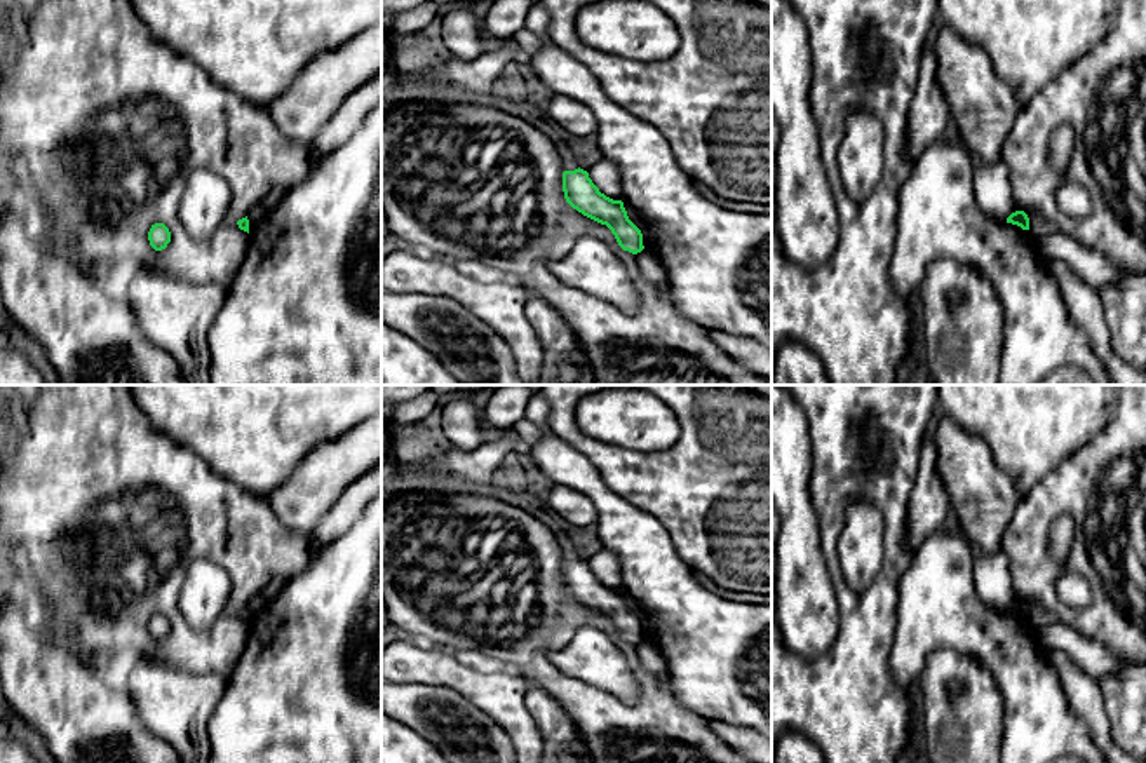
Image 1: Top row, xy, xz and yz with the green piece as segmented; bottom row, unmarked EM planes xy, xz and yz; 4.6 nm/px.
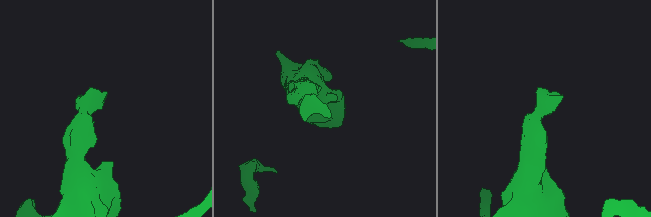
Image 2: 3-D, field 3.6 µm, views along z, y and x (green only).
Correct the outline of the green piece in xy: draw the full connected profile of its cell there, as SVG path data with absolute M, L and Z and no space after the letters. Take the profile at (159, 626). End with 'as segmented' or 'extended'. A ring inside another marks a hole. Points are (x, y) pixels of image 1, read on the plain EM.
M155 613L148 622L148 631L155 641L162 641L171 632L171 622L164 613Z | as segmented

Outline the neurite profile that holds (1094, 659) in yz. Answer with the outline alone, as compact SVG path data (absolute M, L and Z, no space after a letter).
M1026 601L1026 604L1029 608L1029 622L1043 634L1048 650L1064 652L1094 679L1118 674L1120 658L1115 653L1059 622L1052 611L1047 611L1036 601Z

